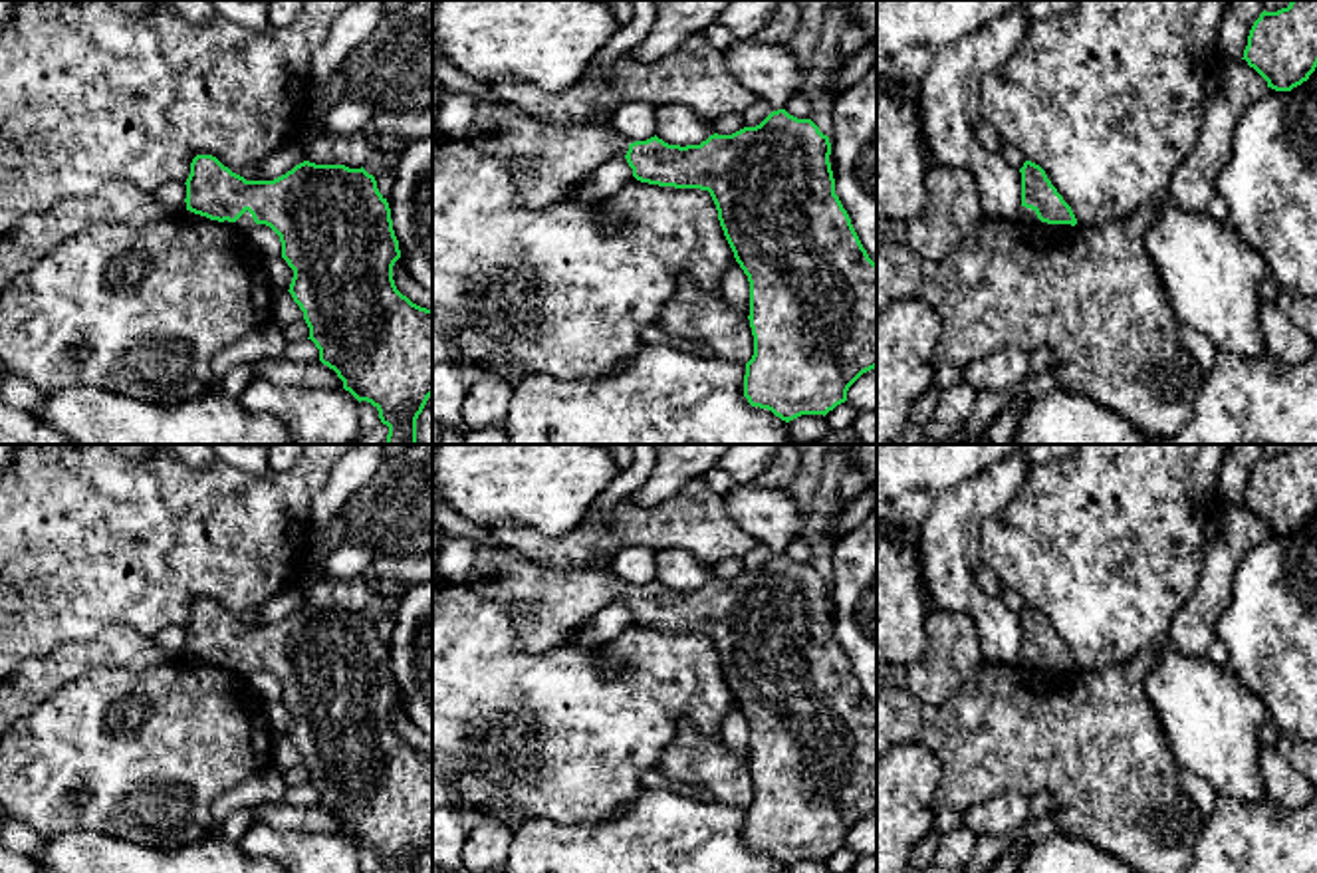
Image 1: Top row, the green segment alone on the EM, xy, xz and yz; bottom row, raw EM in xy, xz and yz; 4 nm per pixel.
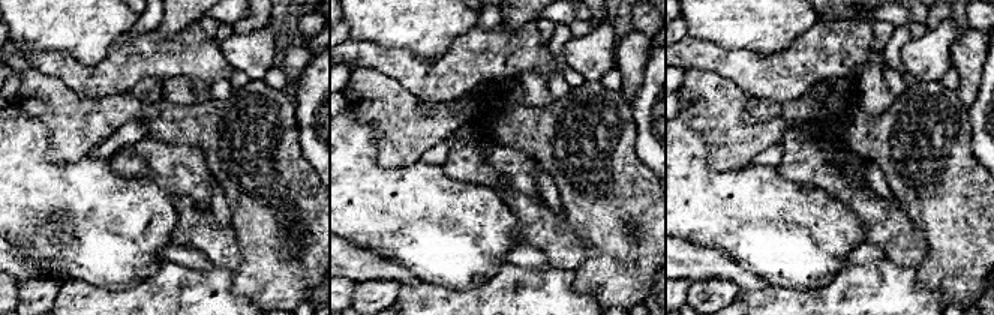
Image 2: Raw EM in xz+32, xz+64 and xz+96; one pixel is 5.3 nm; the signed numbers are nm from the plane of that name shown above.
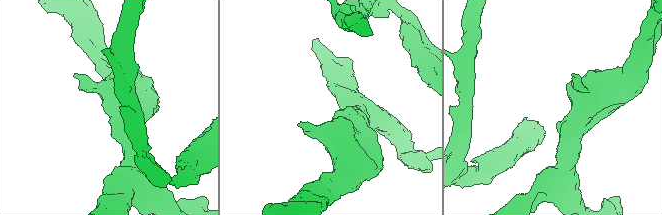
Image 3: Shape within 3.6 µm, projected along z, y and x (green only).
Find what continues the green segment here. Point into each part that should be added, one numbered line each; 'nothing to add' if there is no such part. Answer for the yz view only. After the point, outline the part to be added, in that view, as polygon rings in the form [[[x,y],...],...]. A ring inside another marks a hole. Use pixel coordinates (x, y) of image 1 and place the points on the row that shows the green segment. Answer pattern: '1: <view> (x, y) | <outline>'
1: yz (1026, 215) | [[[1025,206],[1018,208],[1018,216],[1016,218],[1021,220],[1021,222],[1027,222],[1027,224],[1039,224],[1039,226],[1057,228],[1057,230],[1073,228],[1071,224],[1047,224],[1047,222],[1041,222],[1037,218],[1035,210],[1025,208]]]

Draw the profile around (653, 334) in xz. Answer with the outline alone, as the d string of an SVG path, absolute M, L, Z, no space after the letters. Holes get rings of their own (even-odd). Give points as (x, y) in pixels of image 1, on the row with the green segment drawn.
M658 325L645 327L645 329L641 331L641 341L643 341L643 343L662 343L662 345L670 345L670 347L688 351L688 353L692 353L692 355L696 355L696 357L702 357L702 359L714 357L712 351L710 351L704 343L690 341L690 339L676 337L676 335L668 335L668 333L664 333Z

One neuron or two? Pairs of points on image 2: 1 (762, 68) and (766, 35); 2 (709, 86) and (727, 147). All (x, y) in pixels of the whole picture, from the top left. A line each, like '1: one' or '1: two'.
1: two
2: one

